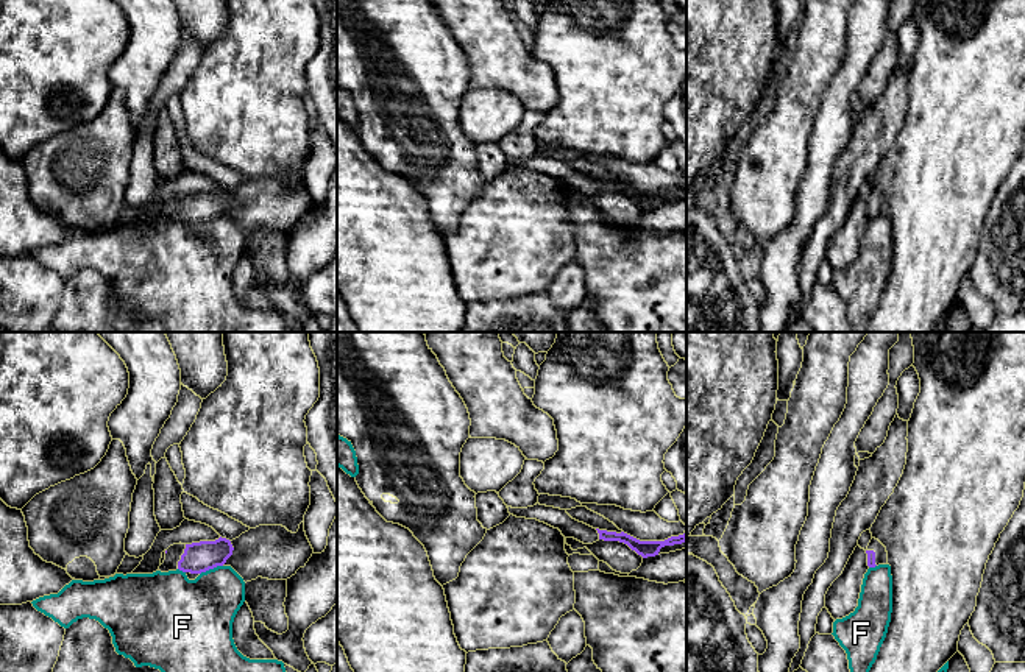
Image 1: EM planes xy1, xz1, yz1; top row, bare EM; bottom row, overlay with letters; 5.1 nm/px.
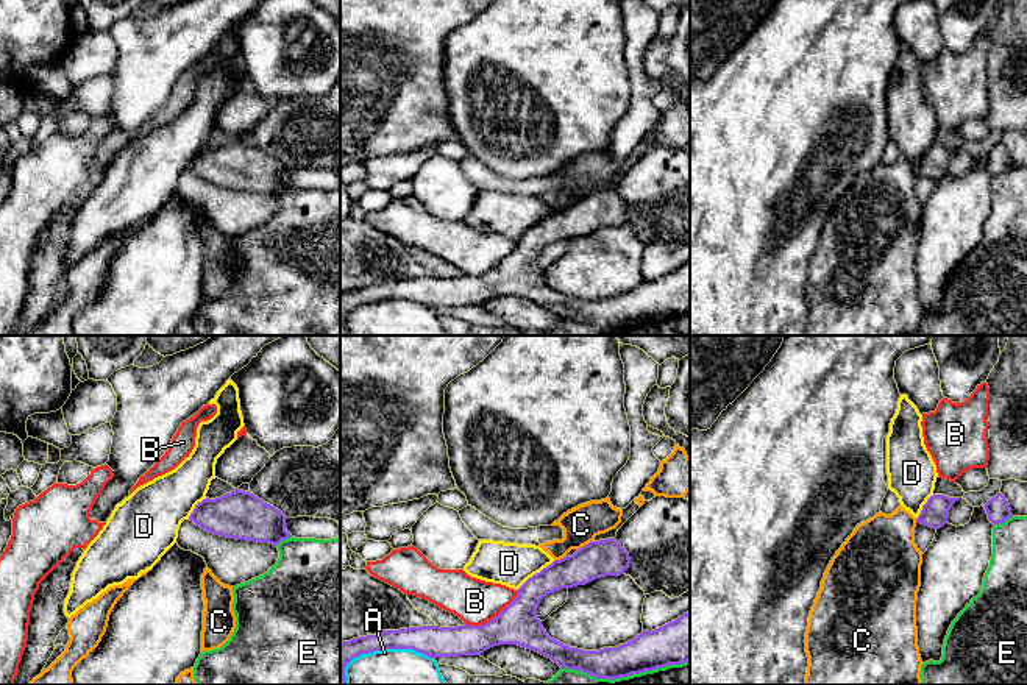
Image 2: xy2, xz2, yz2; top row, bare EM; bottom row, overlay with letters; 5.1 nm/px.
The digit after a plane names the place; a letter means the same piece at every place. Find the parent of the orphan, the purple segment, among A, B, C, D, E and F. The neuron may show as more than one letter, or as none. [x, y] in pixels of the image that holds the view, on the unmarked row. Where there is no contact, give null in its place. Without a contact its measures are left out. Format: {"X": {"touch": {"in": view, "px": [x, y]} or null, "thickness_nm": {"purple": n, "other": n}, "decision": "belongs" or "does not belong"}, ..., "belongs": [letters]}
{"A": {"touch": {"in": "xz2", "px": [380, 300]}, "thickness_nm": {"purple": 150, "other": 360}, "decision": "does not belong"}, "B": {"touch": {"in": "xz2", "px": [493, 269]}, "thickness_nm": {"purple": 200, "other": 240}, "decision": "does not belong"}, "C": {"touch": {"in": "xz2", "px": [586, 195]}, "thickness_nm": {"purple": 190, "other": 190}, "decision": "does not belong"}, "D": {"touch": {"in": "xz2", "px": [537, 223]}, "thickness_nm": {"purple": 180, "other": 220}, "decision": "does not belong"}, "E": {"touch": {"in": "xz2", "px": [625, 326]}, "thickness_nm": {"purple": 200, "other": 190}, "decision": "does not belong"}, "F": {"touch": {"in": "xy1", "px": [211, 219]}, "thickness_nm": {"purple": 160, "other": 360}, "decision": "does not belong"}, "belongs": []}

